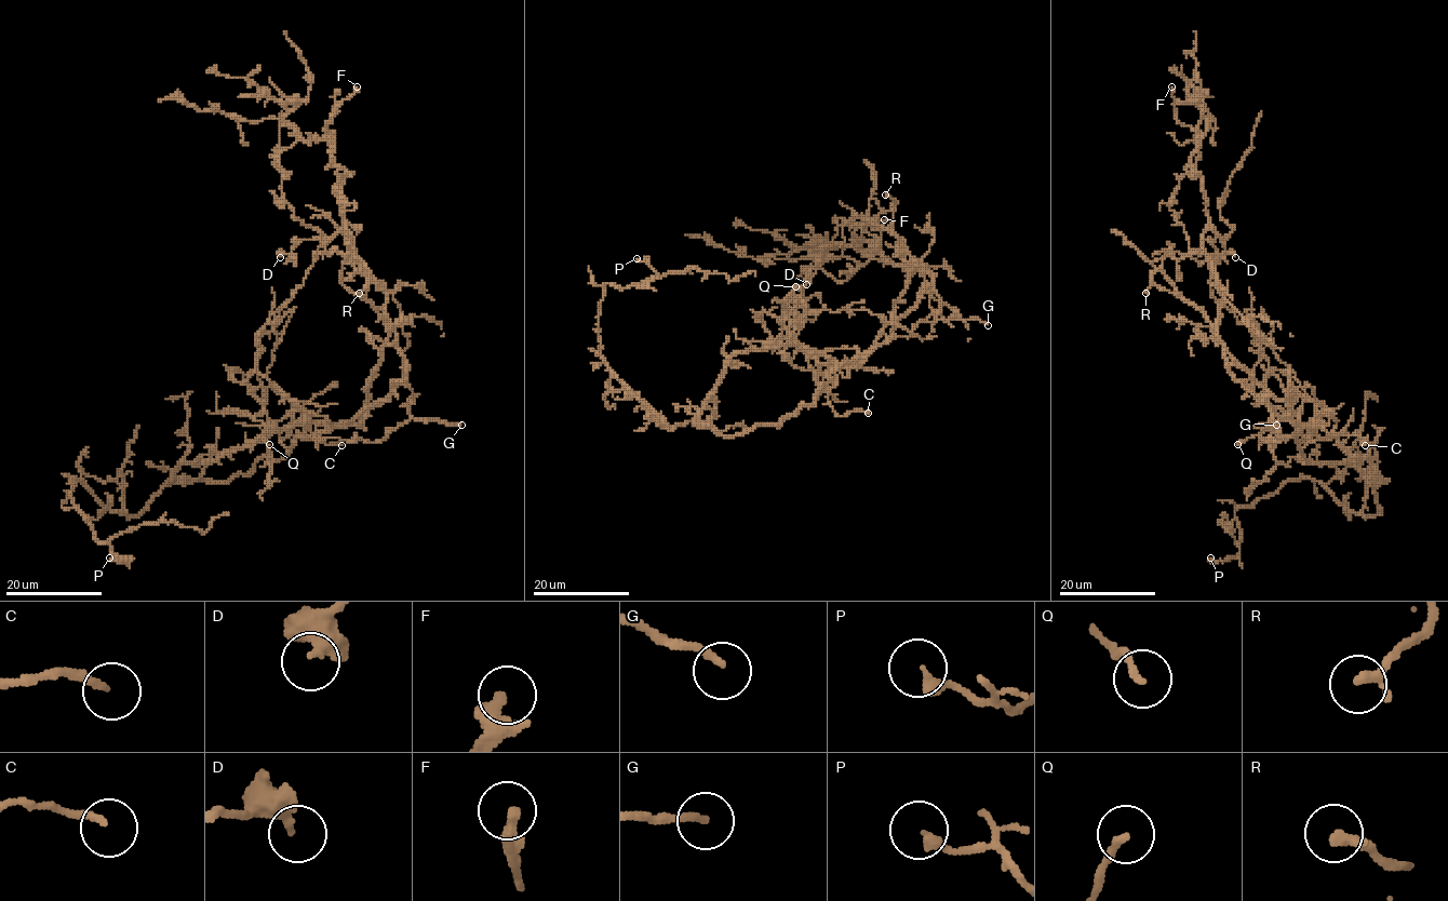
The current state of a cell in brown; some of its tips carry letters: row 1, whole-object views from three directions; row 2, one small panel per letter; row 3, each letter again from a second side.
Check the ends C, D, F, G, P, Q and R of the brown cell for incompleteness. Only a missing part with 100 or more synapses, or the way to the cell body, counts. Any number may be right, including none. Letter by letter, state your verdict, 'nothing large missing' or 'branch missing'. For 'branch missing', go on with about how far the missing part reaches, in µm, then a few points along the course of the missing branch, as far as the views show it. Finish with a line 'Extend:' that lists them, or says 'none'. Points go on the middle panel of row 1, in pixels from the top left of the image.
C: nothing large missing
D: nothing large missing
F: nothing large missing
G: nothing large missing
P: nothing large missing
Q: nothing large missing
R: nothing large missing
Extend: none

